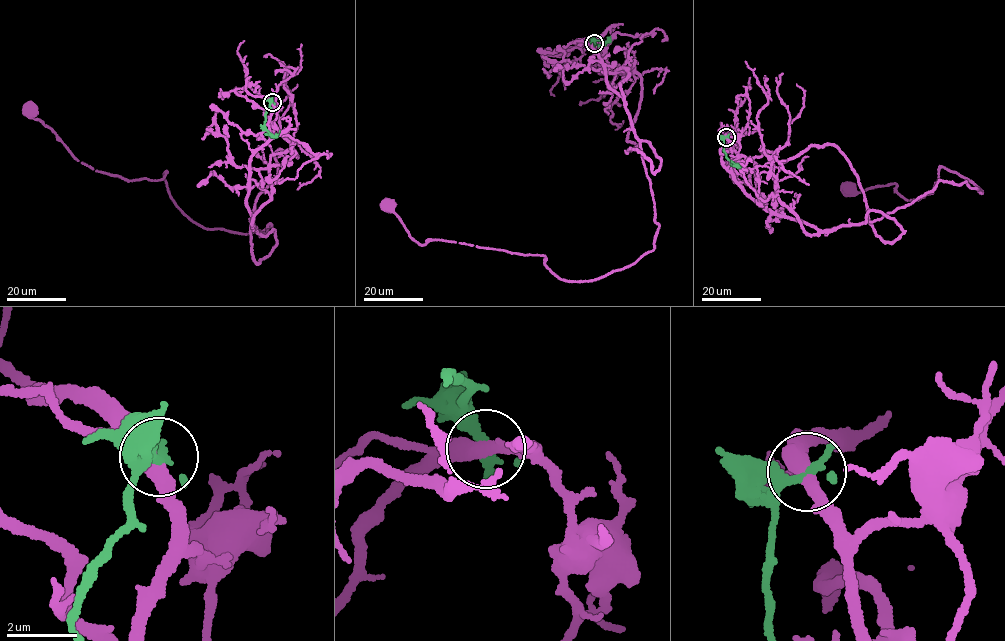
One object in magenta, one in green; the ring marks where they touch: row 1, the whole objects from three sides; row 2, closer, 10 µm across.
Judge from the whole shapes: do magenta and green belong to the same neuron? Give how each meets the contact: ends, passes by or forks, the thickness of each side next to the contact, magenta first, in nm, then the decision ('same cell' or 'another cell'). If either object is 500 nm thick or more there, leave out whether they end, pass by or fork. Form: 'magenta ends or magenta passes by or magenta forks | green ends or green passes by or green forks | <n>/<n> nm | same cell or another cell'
magenta passes by | green passes by | 440/280 nm | another cell

